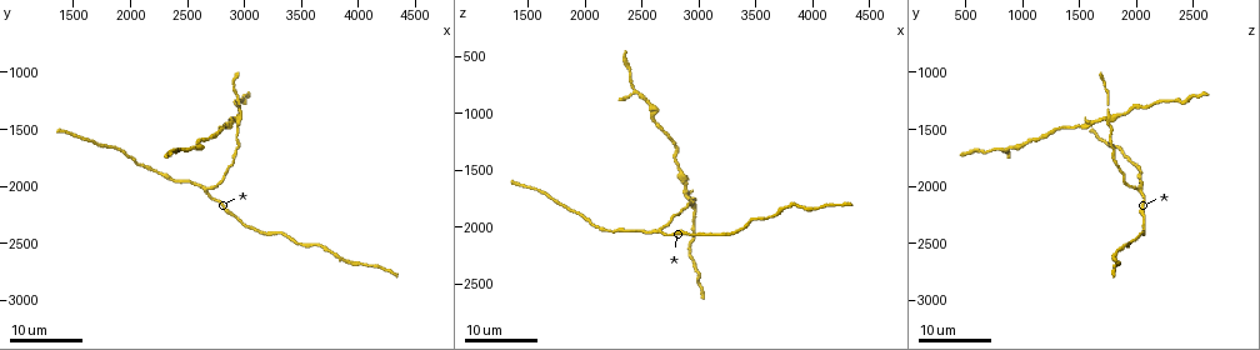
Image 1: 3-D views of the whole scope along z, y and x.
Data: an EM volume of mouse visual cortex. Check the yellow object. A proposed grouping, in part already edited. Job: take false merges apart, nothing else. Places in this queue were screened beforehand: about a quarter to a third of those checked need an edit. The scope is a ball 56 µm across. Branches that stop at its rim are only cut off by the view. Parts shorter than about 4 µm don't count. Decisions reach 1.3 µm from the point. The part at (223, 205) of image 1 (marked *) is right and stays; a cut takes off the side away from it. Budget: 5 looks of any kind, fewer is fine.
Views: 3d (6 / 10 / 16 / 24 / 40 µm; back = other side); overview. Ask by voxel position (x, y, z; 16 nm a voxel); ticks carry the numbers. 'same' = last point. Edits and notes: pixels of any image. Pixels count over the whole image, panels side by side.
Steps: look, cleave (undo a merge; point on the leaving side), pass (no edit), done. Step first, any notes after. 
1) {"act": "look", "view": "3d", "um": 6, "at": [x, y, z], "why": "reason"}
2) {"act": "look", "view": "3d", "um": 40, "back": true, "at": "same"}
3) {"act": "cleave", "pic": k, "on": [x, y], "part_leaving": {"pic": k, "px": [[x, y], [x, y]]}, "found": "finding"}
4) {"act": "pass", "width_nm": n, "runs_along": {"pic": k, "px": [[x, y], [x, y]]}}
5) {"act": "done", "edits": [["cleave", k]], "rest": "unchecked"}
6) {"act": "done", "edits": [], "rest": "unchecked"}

{"act": "look", "view": "3d", "um": 24, "at": [2640, 2020, 2020], "why": "three arms meet"}

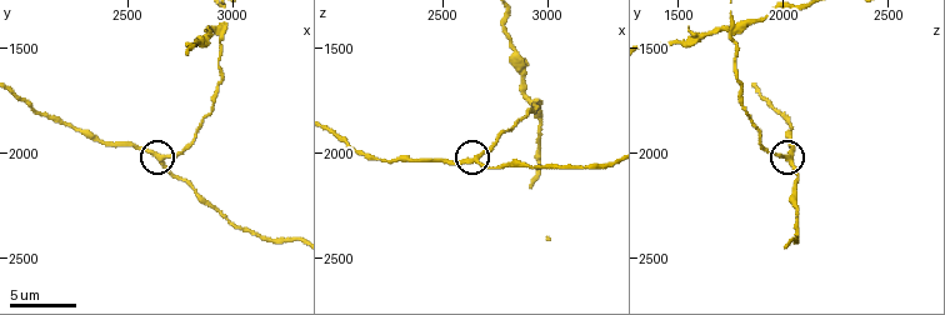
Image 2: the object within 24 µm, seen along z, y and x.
{"act": "look", "view": "3d", "um": 6, "at": [2650, 2010, 2030], "why": "zoom in"}

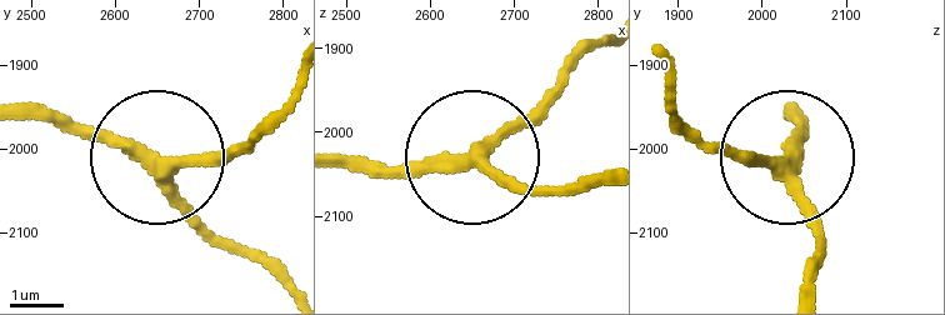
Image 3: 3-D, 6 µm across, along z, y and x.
{"act": "pass", "side_arm_um": 26, "arms": 3, "found": "continuous, no second neuron"}

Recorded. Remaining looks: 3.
{"act": "look", "view": "3d", "um": 6, "at": [2940, 1410, 1760], "why": "looks like a crossing"}

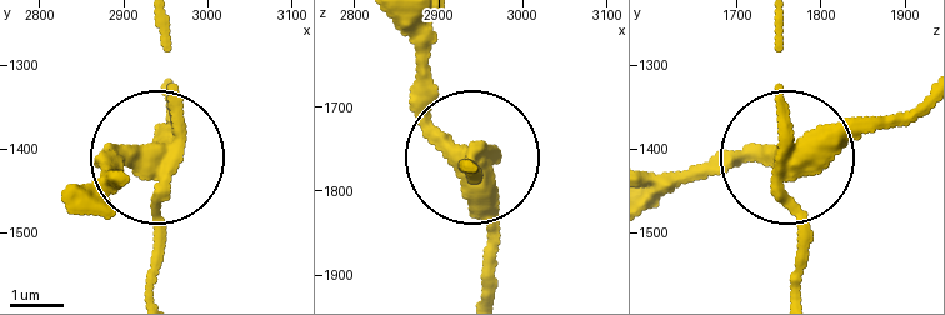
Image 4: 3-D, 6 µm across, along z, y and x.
{"act": "cleave", "pic": 4, "on": [424, 95], "arms": 4, "part_leaving": {"pic": 4, "px": [[469, 151], [438, 125], [420, 31]]}, "found": "two neurons meet here"}

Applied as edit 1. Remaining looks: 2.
{"act": "look", "view": "3d", "um": 24, "at": [4020, 2700, 1860], "why": "thick turns thin"}

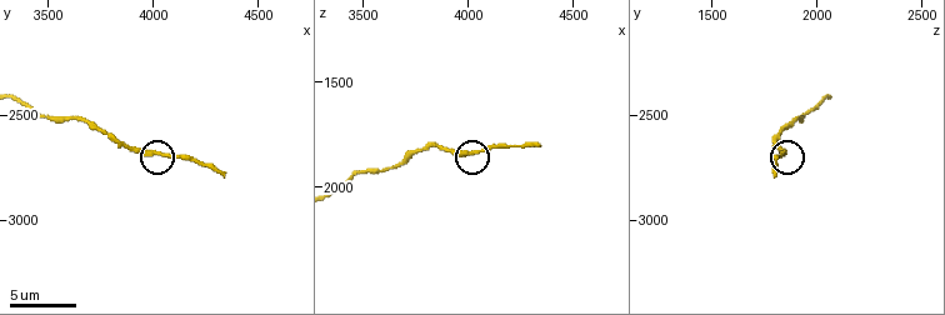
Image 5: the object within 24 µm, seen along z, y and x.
{"act": "look", "view": "3d", "um": 10, "at": [4000, 2670, 1850]}

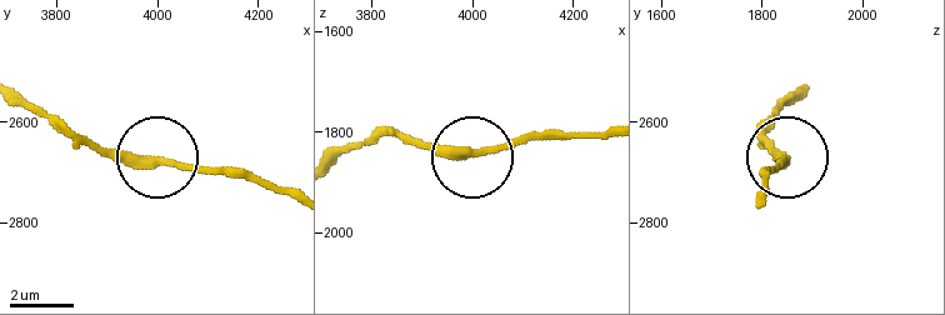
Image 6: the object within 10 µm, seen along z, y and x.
{"act": "pass", "runs_along": {"pic": 6, "px": [[341, 158], [390, 133], [471, 158], [528, 141], [565, 141]]}, "found": "one neuron here"}

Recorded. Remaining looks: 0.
{"act": "done", "edits": [["cleave", 4]], "rest": "unchecked"}

